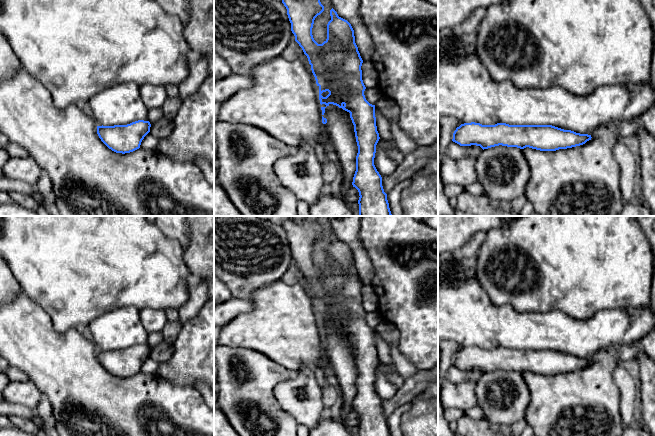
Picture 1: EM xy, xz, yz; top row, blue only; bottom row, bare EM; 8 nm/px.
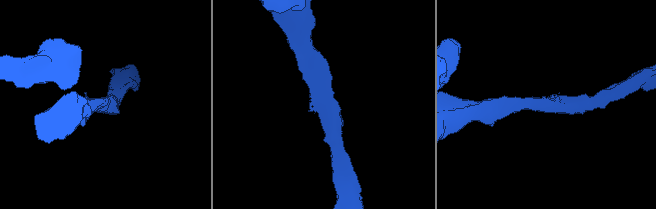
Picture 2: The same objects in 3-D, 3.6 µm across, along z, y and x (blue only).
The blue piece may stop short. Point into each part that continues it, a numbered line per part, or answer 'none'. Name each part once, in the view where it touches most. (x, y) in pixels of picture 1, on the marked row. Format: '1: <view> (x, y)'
none

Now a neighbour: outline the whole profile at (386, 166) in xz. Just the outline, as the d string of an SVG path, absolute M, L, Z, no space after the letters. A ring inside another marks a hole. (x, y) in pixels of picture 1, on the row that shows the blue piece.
M380 138L376 145L374 165L381 177L388 177L395 172L398 165L388 155L388 150L383 147L384 143L386 142Z

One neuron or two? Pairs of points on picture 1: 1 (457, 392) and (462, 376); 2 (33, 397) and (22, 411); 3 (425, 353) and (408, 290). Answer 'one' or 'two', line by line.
1: two
2: two
3: one

